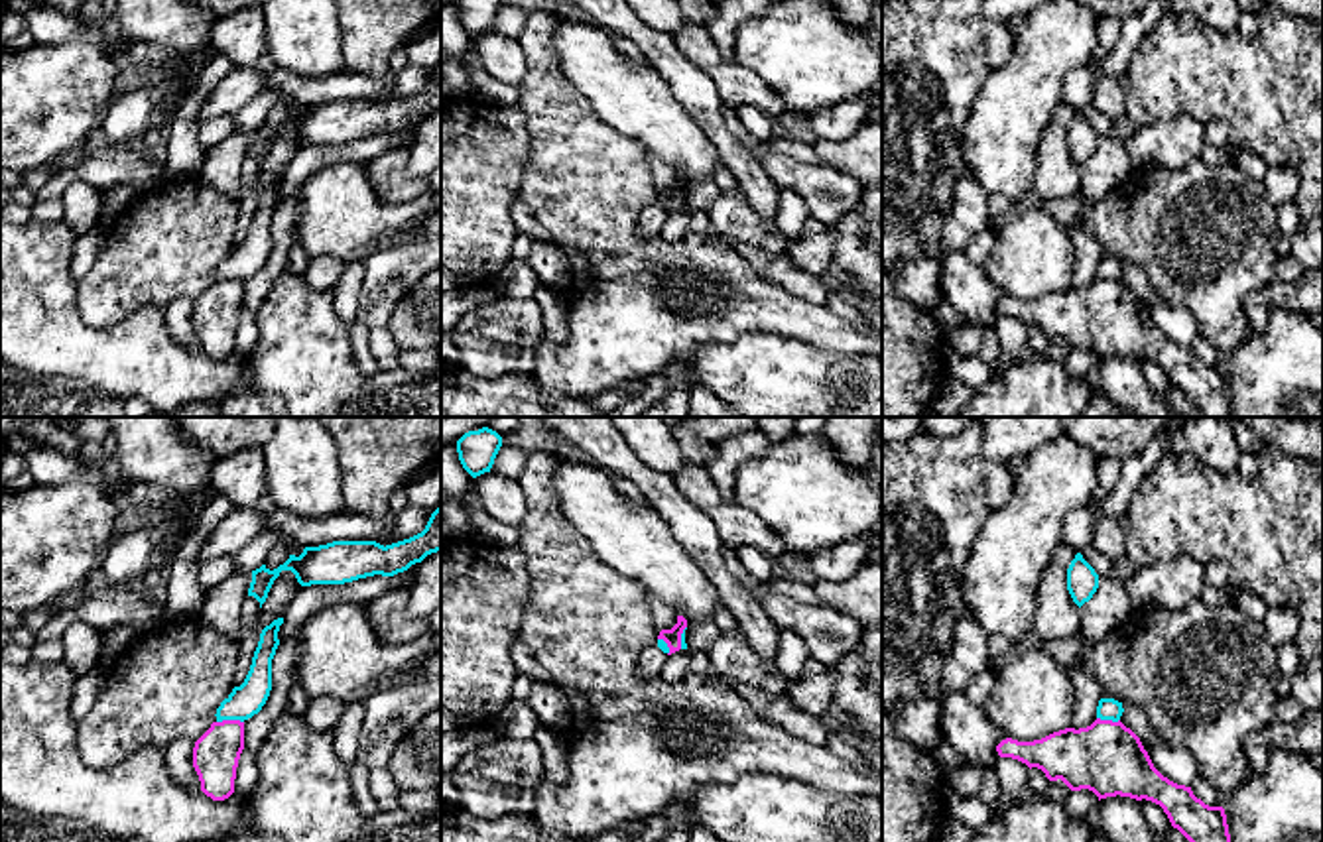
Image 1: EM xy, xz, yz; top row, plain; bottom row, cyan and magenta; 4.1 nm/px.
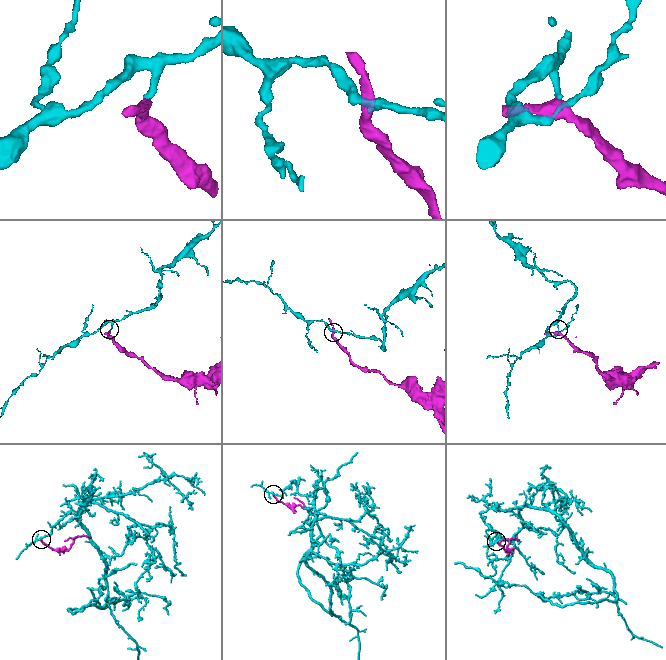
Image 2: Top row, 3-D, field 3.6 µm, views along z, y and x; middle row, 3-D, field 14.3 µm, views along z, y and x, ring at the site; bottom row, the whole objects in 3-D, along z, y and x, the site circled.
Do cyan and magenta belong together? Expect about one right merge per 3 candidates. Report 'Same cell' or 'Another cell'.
Another cell

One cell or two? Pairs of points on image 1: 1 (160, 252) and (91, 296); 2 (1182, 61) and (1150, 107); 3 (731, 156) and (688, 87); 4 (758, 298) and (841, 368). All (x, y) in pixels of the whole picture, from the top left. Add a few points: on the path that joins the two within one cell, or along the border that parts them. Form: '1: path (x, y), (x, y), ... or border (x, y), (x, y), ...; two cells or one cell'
1: path (142, 266), (109, 294); one cell
2: path (1170, 73), (1150, 95); one cell
3: path (721, 138), (703, 105); one cell
4: border (772, 333), (837, 353), (861, 355); two cells

